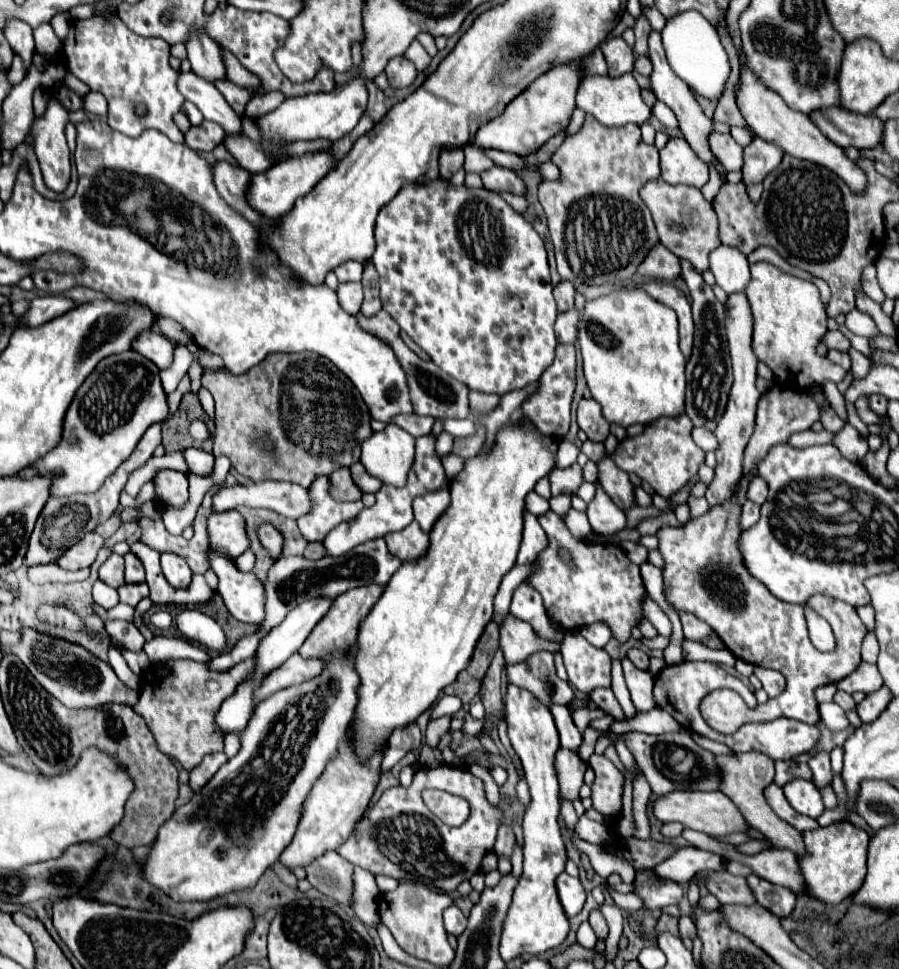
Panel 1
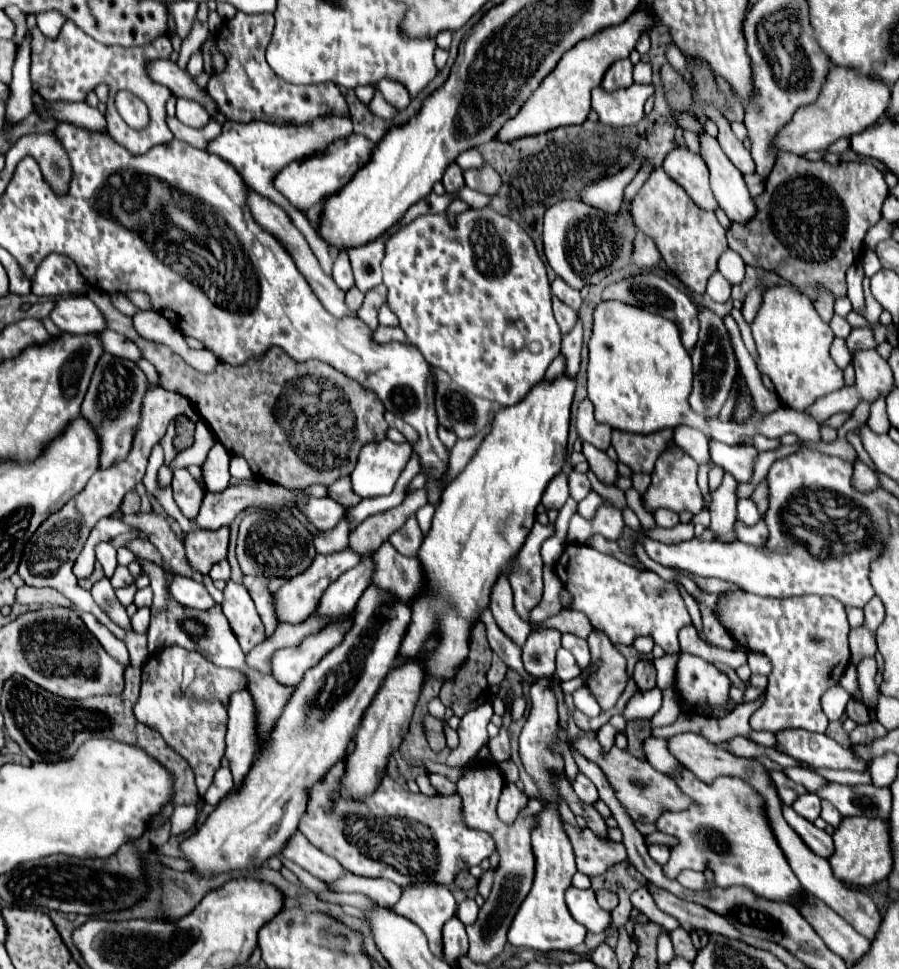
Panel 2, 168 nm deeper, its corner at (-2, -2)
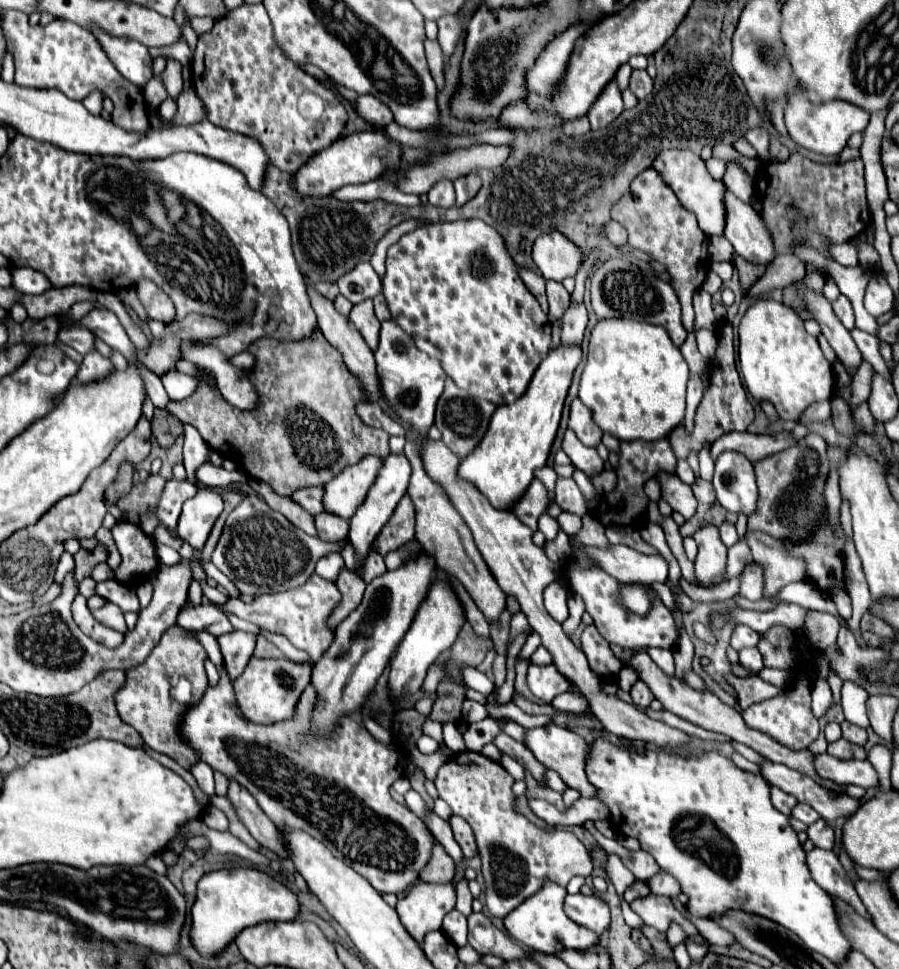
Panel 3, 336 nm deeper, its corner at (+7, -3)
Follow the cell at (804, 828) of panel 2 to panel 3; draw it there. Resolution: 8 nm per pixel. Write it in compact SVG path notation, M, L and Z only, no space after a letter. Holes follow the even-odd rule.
M813 849L807 853L807 863L809 863L813 879L817 879L817 883L825 891L829 891L829 895L835 895L837 899L849 903L861 917L871 921L871 917L865 909L865 905L861 903L851 879L847 877L845 869L841 867L841 863L833 851Z

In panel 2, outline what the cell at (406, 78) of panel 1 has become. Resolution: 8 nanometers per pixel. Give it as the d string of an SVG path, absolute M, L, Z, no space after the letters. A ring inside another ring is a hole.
M382 78L382 80L378 82L378 88L380 88L380 92L384 94L384 98L386 98L396 110L402 110L402 108L408 106L410 94L408 94L408 90L406 90L406 86L404 86L402 82L392 80L392 78Z

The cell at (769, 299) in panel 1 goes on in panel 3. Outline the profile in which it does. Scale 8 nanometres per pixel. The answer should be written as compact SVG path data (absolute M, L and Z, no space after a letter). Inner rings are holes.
M773 299L753 303L739 323L739 365L747 391L755 401L773 403L785 421L799 421L803 411L833 393L833 369L823 357L819 343L803 327L799 315Z

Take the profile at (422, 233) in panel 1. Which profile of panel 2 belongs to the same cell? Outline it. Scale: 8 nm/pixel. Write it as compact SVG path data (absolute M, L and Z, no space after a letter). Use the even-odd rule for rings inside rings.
M490 206L486 208L468 208L460 214L456 214L454 222L450 222L448 214L446 212L440 212L440 214L424 214L424 216L418 216L414 218L410 224L398 228L392 236L388 236L386 240L386 248L384 248L384 260L382 260L382 272L384 272L384 284L388 288L388 298L386 298L386 304L388 308L398 316L400 320L400 328L406 332L408 340L418 346L418 350L422 352L422 356L426 358L428 364L432 366L438 366L442 368L444 372L450 374L450 378L460 384L464 390L480 396L480 398L486 398L490 402L496 402L498 406L512 406L514 402L520 402L528 390L532 386L536 386L538 382L542 382L544 378L544 372L546 368L550 366L550 362L560 354L560 328L552 316L552 290L550 290L550 282L548 282L548 274L546 274L546 266L536 250L536 244L534 240L522 230L520 224L512 222L510 218L498 214L496 210L492 210ZM506 328L516 328L524 342L518 348L514 346L506 346L504 344L504 330Z

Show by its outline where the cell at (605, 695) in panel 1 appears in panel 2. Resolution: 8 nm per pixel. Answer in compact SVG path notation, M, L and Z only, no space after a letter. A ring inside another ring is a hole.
M600 630L588 636L592 660L600 660L600 668L588 676L586 688L598 700L602 710L610 710L626 686L626 658Z

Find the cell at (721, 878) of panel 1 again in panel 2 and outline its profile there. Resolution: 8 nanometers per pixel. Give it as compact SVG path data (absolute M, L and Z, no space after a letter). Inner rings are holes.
M682 870L678 874L678 882L684 886L684 888L690 888L690 890L704 890L706 888L706 876L702 872L694 872L694 870Z

